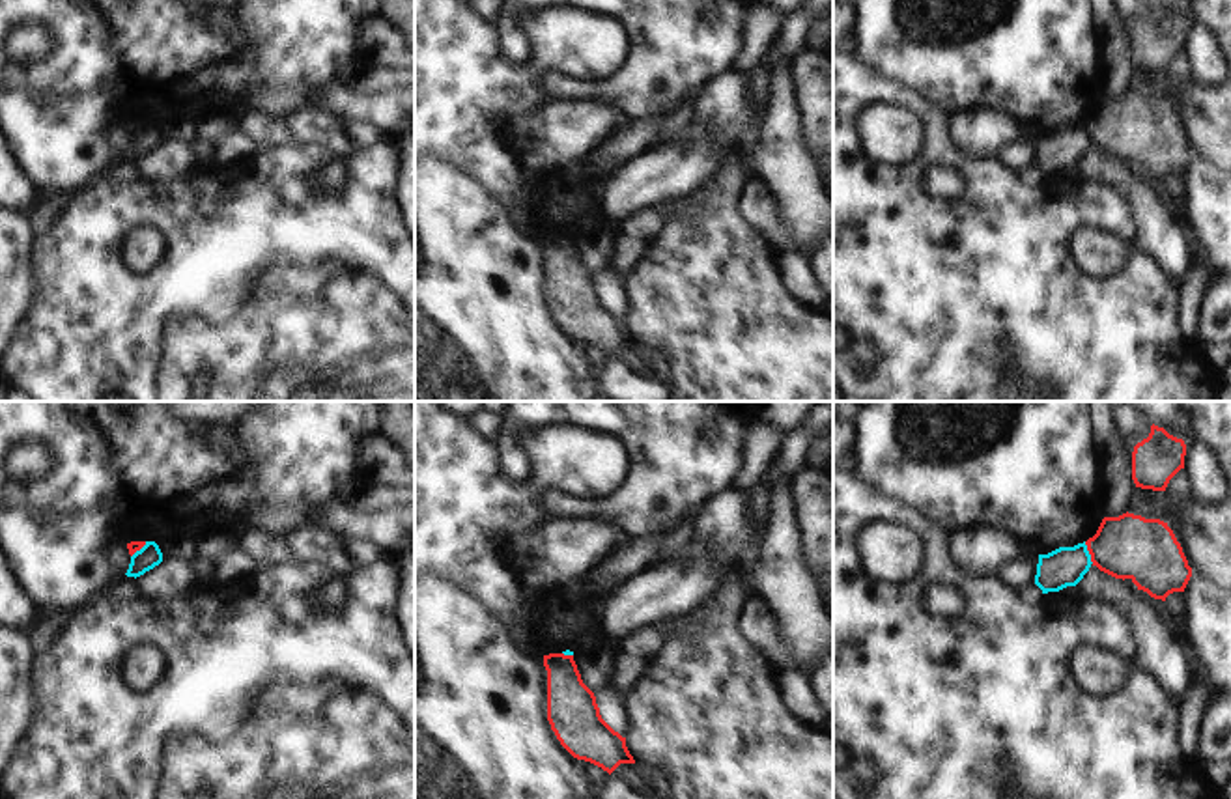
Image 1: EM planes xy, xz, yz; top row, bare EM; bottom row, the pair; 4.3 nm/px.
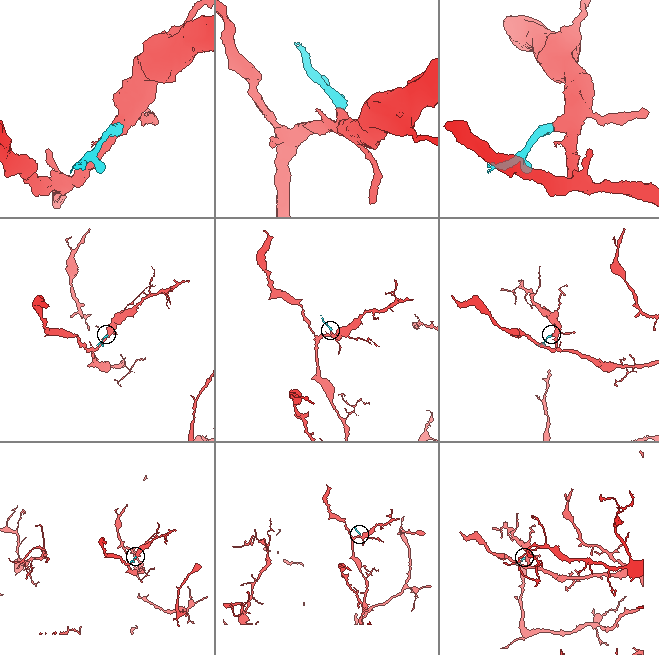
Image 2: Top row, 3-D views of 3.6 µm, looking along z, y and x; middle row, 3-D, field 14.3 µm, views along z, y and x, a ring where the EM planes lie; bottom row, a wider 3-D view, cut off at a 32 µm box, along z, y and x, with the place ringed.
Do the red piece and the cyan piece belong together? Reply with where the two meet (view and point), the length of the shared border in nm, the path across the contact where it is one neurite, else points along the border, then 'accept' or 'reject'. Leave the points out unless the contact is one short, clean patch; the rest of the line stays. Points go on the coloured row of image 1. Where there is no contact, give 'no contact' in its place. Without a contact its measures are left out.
contact yz (1089, 553); length 100 nm; border yz (1084, 542), (1093, 562); reject

